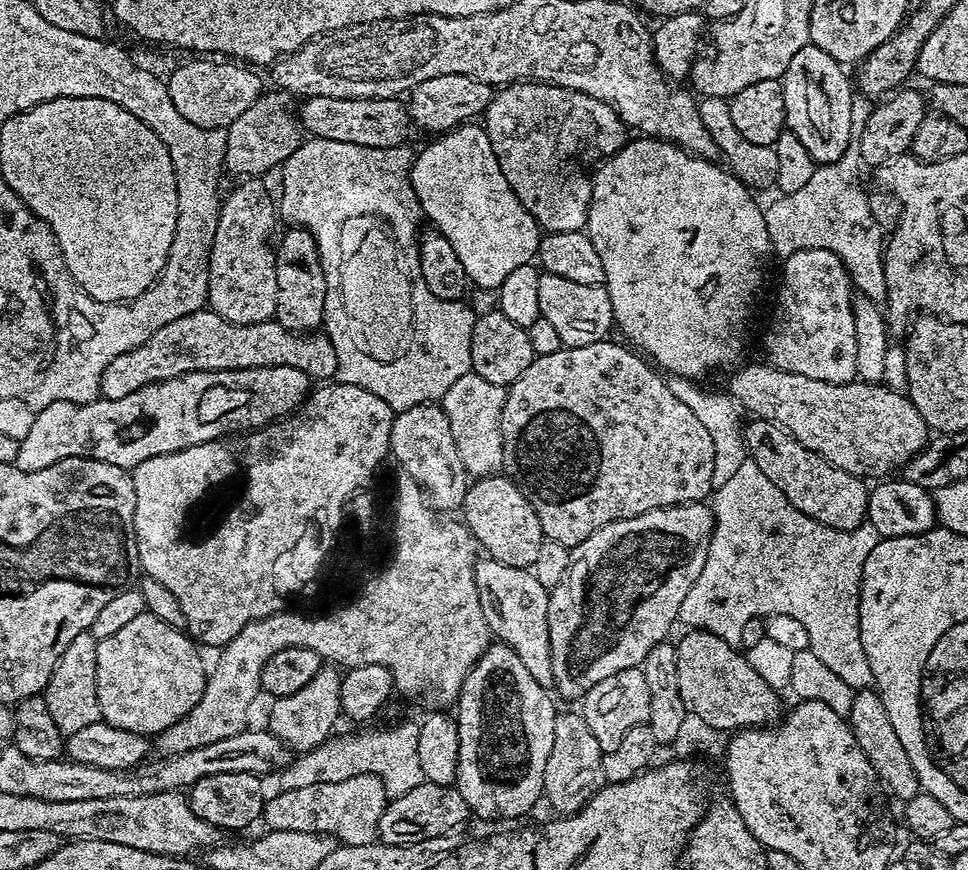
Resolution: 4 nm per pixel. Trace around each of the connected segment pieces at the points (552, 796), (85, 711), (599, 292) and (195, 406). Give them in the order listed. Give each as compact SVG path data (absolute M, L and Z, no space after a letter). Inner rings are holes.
M579 711L564 712L557 715L554 722L554 746L550 749L550 758L546 762L544 775L545 801L552 803L556 814L575 814L588 803L588 799L606 781L602 774L602 758L604 751L598 746L590 726L586 726L583 715Z
M91 631L78 634L70 646L66 646L66 654L58 658L58 666L54 666L54 674L50 674L50 682L42 693L46 702L46 710L50 710L50 718L54 718L58 730L65 737L78 734L86 726L101 723L98 706L98 646Z
M544 272L538 278L538 310L556 329L561 345L566 348L590 346L613 331L612 303L607 288L603 286L582 286L582 282L570 282L558 278L558 274Z
M294 366L235 368L221 372L191 372L160 384L142 386L142 390L134 390L134 394L117 400L97 398L89 404L50 402L50 406L37 411L34 426L26 433L26 438L19 440L15 465L23 472L33 472L46 470L46 466L54 466L54 462L62 462L62 458L90 458L131 470L146 462L146 458L158 458L158 454L181 452L202 442L223 440L271 424L299 409L310 395L308 384L310 377Z

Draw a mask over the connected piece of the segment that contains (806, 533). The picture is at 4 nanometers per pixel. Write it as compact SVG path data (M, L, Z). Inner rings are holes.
M744 458L744 461L725 478L724 485L719 488L720 485L715 489L710 500L712 516L716 520L716 525L710 538L710 550L706 554L706 566L702 566L702 574L698 574L694 586L690 586L690 590L686 593L686 599L683 600L680 607L679 623L681 625L688 624L684 626L692 630L714 634L718 638L722 638L727 644L736 646L740 643L742 626L746 626L746 622L757 618L767 618L774 614L787 614L788 617L802 622L802 627L806 629L808 635L809 649L818 656L818 660L827 669L838 674L842 681L848 683L853 690L872 688L872 671L870 670L870 662L866 662L866 650L862 650L862 634L860 633L860 583L862 582L862 570L866 566L866 558L870 558L870 550L874 550L874 546L878 546L878 542L882 539L878 530L874 530L874 526L865 522L854 530L843 532L842 530L834 530L806 514L802 514L788 501L786 494L782 494L782 490L778 490L778 486L774 486L774 482L770 482L770 478L766 478L766 474L762 474L762 470L758 470L758 466L751 458Z

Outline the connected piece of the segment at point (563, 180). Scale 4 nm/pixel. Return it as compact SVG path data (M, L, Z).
M517 82L503 85L493 95L483 117L482 127L488 133L490 146L498 158L502 174L506 174L506 182L510 182L518 202L526 206L528 213L536 219L545 233L578 232L587 225L594 180L591 175L584 173L580 160L588 164L591 160L599 161L613 156L626 143L626 125L611 104L557 84Z

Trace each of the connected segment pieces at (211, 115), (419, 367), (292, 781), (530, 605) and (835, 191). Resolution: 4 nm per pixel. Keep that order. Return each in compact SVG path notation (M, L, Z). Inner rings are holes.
M188 58L169 76L166 76L170 102L186 122L203 128L223 128L227 130L265 91L266 85L260 81L259 71L240 62L221 62L216 58Z
M308 138L298 146L298 150L294 150L294 154L290 154L290 158L285 160L282 165L282 173L284 172L284 189L281 190L280 196L278 192L278 212L281 217L284 216L289 221L289 225L298 228L307 228L308 232L316 239L316 249L320 252L320 264L324 267L324 277L326 278L326 302L324 303L324 323L322 331L324 335L332 340L334 346L334 354L338 358L338 366L336 367L335 379L341 384L349 384L350 386L358 386L362 390L370 390L370 394L374 394L377 398L382 398L382 402L386 402L386 406L390 406L393 413L405 412L416 406L430 404L433 402L443 401L446 390L450 390L450 386L454 386L454 382L458 382L458 378L462 378L462 374L472 371L472 359L470 358L470 334L474 334L474 322L477 318L475 311L471 312L467 308L464 300L443 300L434 294L430 294L430 290L426 286L426 282L422 278L422 270L420 269L420 245L418 243L418 232L416 236L416 227L419 226L420 220L422 224L422 213L420 203L418 202L418 194L414 192L412 185L412 162L414 159L413 149L408 146L399 148L367 148L366 146L354 146L354 142L334 142L330 138ZM364 204L369 204L368 212L372 216L381 216L384 220L389 220L396 228L404 228L404 244L402 240L402 263L407 271L408 279L412 281L412 315L414 317L412 327L410 329L410 339L407 341L406 347L401 355L395 360L375 360L369 352L365 352L363 347L358 346L357 337L354 335L349 322L348 316L344 313L340 299L342 298L342 290L340 289L340 269L342 261L345 259L346 252L340 249L340 235L344 232L344 223L351 216L360 216L364 212Z
M419 723L396 724L377 732L360 732L357 736L333 735L313 752L299 755L279 773L281 789L314 786L318 782L346 782L355 776L376 776L383 782L389 797L401 796L414 786L425 783L422 766L418 763Z
M491 558L477 559L476 585L489 633L499 643L510 646L510 650L526 662L526 670L534 674L534 682L538 682L538 686L551 689L554 685L554 666L548 629L549 589L544 588L529 569L506 566Z
M859 143L849 144L846 154L833 164L819 165L810 174L806 186L791 194L781 195L772 205L764 208L766 230L770 234L772 252L783 258L790 254L833 252L851 276L852 283L870 302L884 306L888 302L884 266L885 229L874 222L870 214L868 192L860 189L862 161Z

